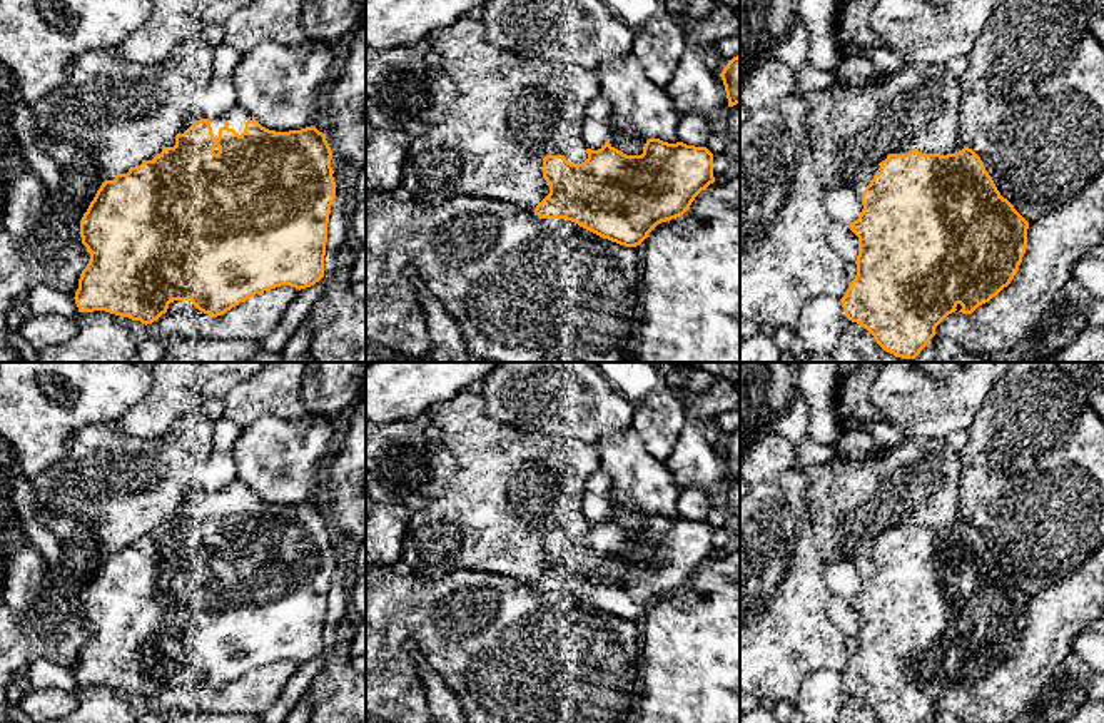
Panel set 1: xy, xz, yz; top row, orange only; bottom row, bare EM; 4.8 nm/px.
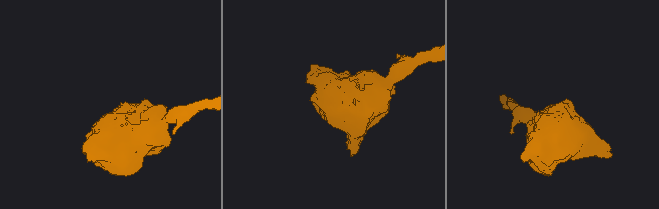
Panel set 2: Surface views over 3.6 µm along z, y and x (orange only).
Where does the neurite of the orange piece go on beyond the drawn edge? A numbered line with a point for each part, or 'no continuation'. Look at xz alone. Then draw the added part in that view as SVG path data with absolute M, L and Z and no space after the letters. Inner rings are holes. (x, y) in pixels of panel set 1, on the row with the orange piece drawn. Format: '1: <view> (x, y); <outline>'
1: xz (613, 127); M606 117L605 122L606 122L608 129L610 129L610 144L611 144L611 147L615 147L615 144L613 144L613 134L615 132L628 132L630 129L628 129L626 124L615 124L615 122L611 122L610 117Z

